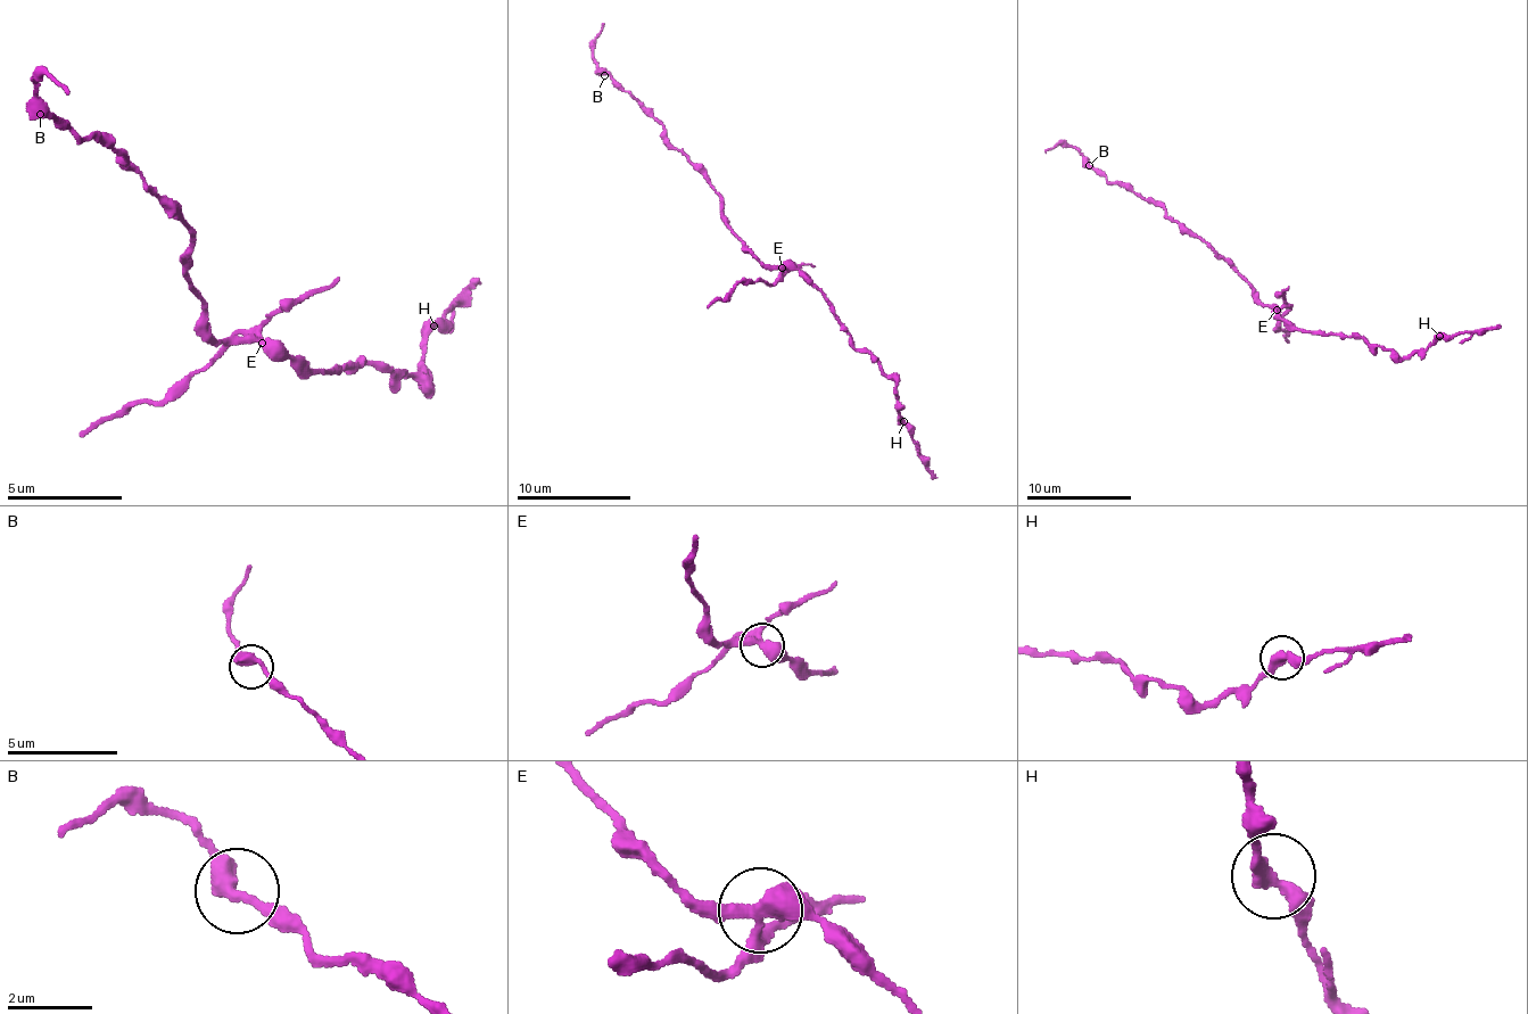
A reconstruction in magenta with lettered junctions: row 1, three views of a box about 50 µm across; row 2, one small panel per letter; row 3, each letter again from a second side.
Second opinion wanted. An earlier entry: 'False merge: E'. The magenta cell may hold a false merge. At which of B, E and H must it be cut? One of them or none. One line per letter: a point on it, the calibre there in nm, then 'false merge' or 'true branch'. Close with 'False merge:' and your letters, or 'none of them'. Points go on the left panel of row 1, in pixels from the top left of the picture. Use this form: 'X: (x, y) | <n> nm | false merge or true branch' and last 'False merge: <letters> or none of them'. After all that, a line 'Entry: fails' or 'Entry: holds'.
B: (40, 114) | 420 nm | true branch
E: (262, 343) | 400 nm | false merge
H: (434, 326) | 400 nm | true branch
False merge: E
Entry: holds

